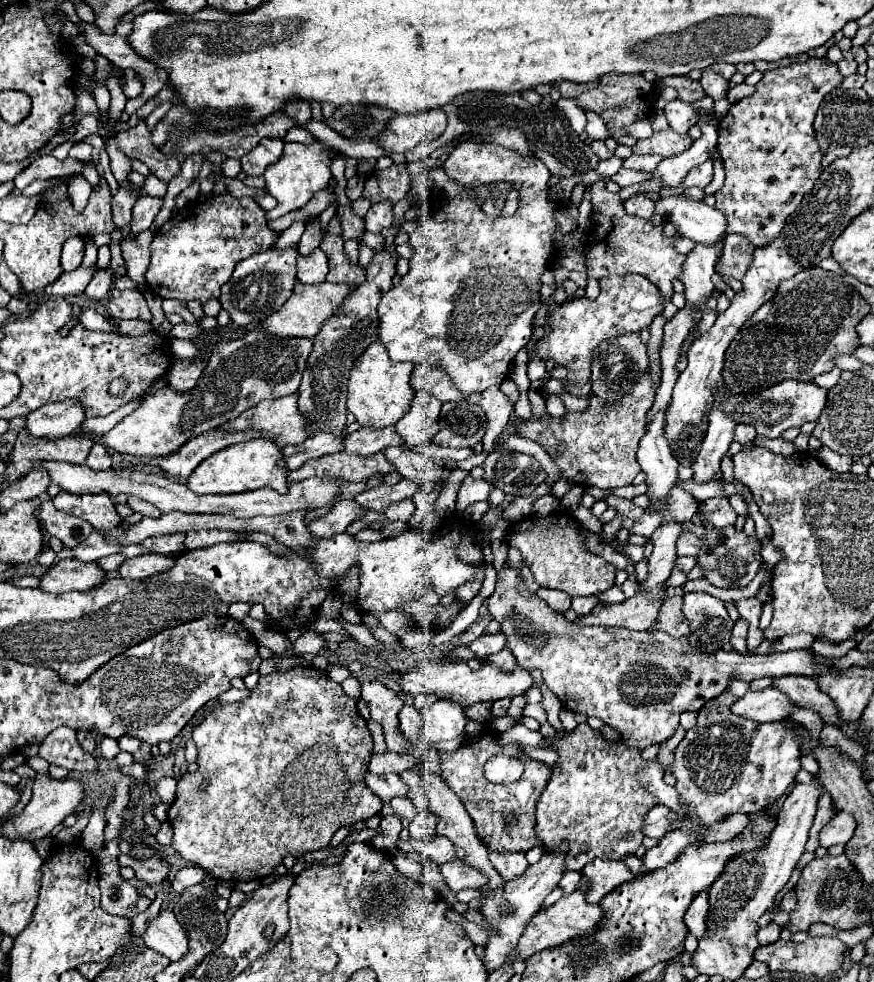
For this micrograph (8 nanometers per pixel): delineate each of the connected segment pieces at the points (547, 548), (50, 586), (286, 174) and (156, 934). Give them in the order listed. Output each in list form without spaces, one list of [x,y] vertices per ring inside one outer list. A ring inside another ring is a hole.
[[[553,513],[549,517],[529,517],[511,527],[511,533],[507,537],[509,545],[517,545],[517,549],[523,553],[527,565],[531,567],[535,581],[541,587],[559,589],[567,595],[599,595],[613,587],[613,579],[617,569],[611,563],[605,563],[601,557],[591,555],[583,547],[583,539],[589,533],[575,521],[569,519],[567,513]]]
[[[63,559],[53,565],[41,579],[41,589],[49,593],[91,591],[105,581],[105,571],[97,563],[83,563],[79,559]]]
[[[315,141],[315,143],[309,143],[309,145],[305,145],[305,143],[287,143],[285,149],[283,149],[281,161],[271,165],[263,175],[265,181],[267,181],[267,193],[277,199],[277,207],[267,213],[267,219],[277,219],[285,213],[301,209],[303,205],[307,205],[307,201],[317,191],[325,189],[329,185],[329,181],[333,179],[331,167],[329,167],[329,161],[333,159],[333,155],[335,155],[333,147],[325,145],[323,141]]]
[[[161,909],[157,917],[147,921],[141,939],[149,949],[165,955],[169,961],[179,961],[187,953],[187,935],[169,909]]]

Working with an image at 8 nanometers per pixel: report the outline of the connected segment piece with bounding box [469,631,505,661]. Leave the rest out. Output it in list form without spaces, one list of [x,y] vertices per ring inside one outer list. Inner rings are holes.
[[[501,631],[495,633],[495,635],[485,633],[469,645],[471,651],[479,657],[480,661],[483,660],[483,657],[488,657],[491,653],[503,649],[503,647],[505,647],[505,637],[503,637]]]

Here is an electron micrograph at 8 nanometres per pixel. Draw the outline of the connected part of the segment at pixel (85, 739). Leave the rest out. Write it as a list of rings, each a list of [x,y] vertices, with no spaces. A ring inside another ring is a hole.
[[[77,731],[77,741],[79,741],[79,745],[87,751],[87,753],[93,753],[95,751],[95,745],[97,745],[97,741],[93,739],[93,735],[89,733],[89,731]]]

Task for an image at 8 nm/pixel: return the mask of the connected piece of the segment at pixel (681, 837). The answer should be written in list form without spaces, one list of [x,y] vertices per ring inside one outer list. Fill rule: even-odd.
[[[683,823],[683,827],[679,831],[667,833],[667,837],[663,837],[657,847],[647,849],[647,853],[641,859],[643,861],[641,873],[647,875],[647,873],[653,873],[657,869],[667,867],[671,861],[675,861],[679,857],[679,853],[683,851],[683,847],[687,843],[703,843],[703,839],[697,839],[697,837],[687,835],[689,829],[693,829],[693,827],[689,823]]]

